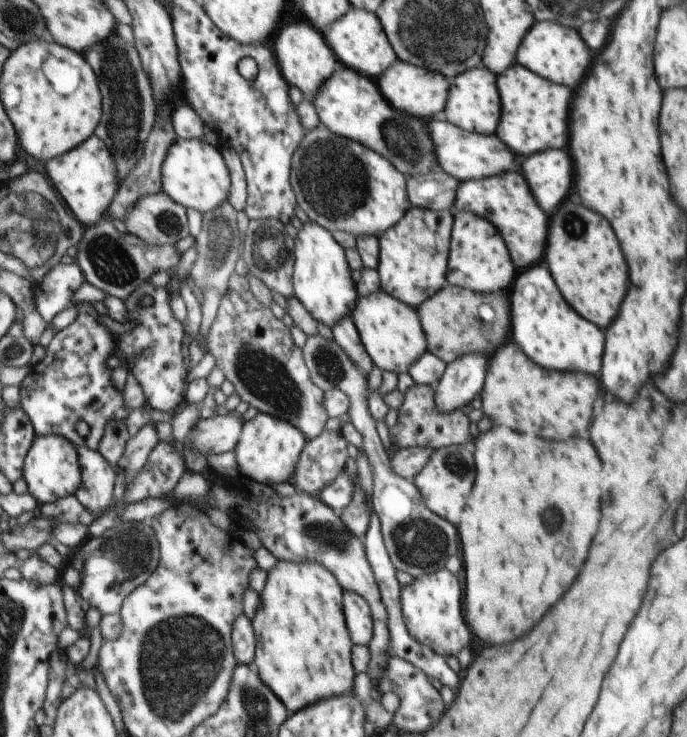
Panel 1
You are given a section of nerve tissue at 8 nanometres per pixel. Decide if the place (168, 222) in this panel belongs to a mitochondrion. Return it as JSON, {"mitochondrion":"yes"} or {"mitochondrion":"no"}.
{"mitochondrion":"yes"}

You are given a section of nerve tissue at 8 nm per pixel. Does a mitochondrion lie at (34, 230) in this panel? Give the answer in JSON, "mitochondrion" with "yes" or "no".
{"mitochondrion":"yes"}

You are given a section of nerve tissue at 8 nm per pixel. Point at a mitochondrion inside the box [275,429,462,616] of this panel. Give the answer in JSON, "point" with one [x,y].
{"point":[416,542]}

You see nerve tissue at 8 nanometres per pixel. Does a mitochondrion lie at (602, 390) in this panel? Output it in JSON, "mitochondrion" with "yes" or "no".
{"mitochondrion":"no"}

